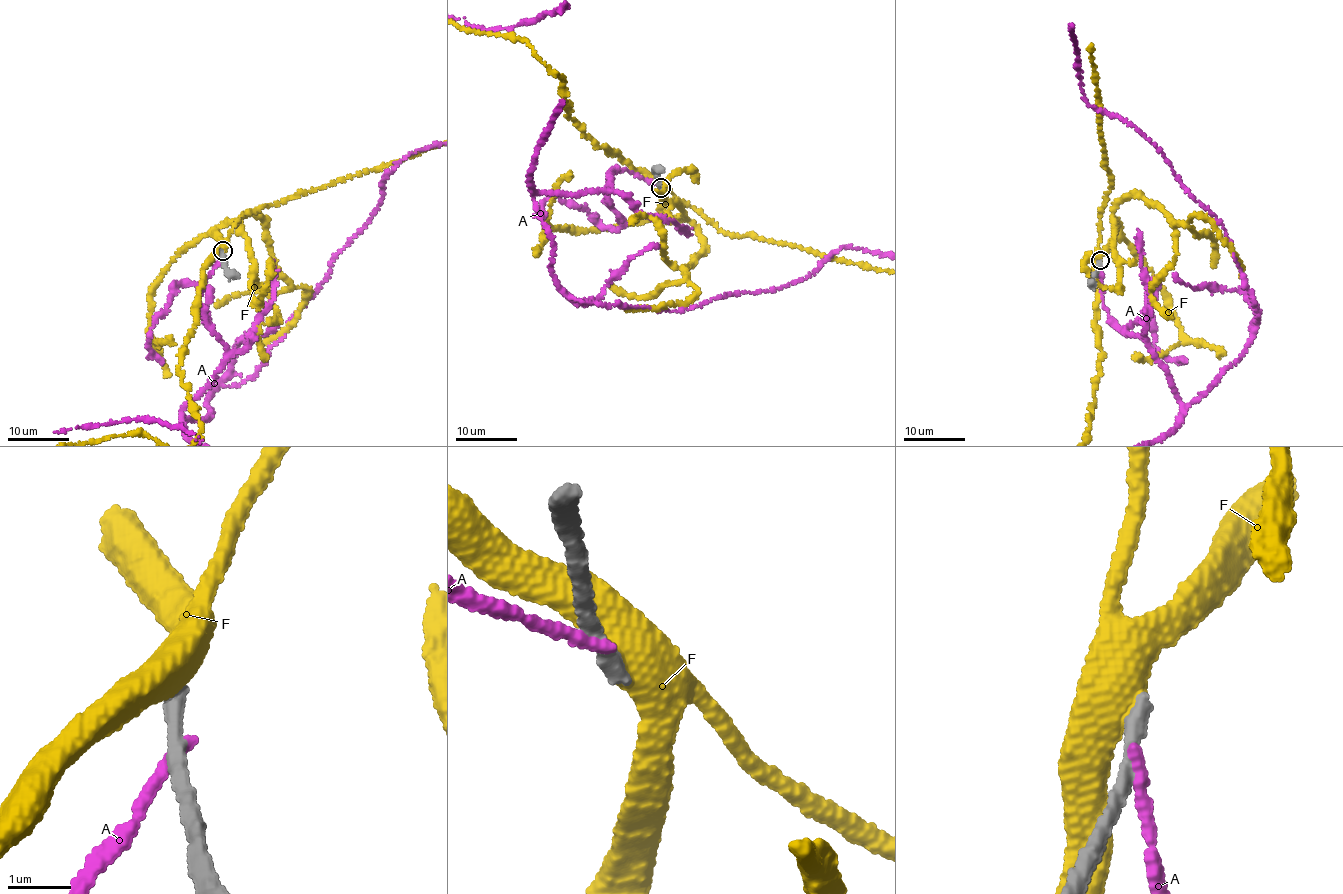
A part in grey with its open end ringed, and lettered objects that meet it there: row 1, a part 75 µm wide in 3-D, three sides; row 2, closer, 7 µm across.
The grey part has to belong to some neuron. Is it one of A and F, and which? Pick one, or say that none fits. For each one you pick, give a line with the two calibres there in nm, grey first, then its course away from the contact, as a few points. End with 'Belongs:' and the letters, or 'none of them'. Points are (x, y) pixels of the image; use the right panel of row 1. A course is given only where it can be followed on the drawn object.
Belongs: none of them

